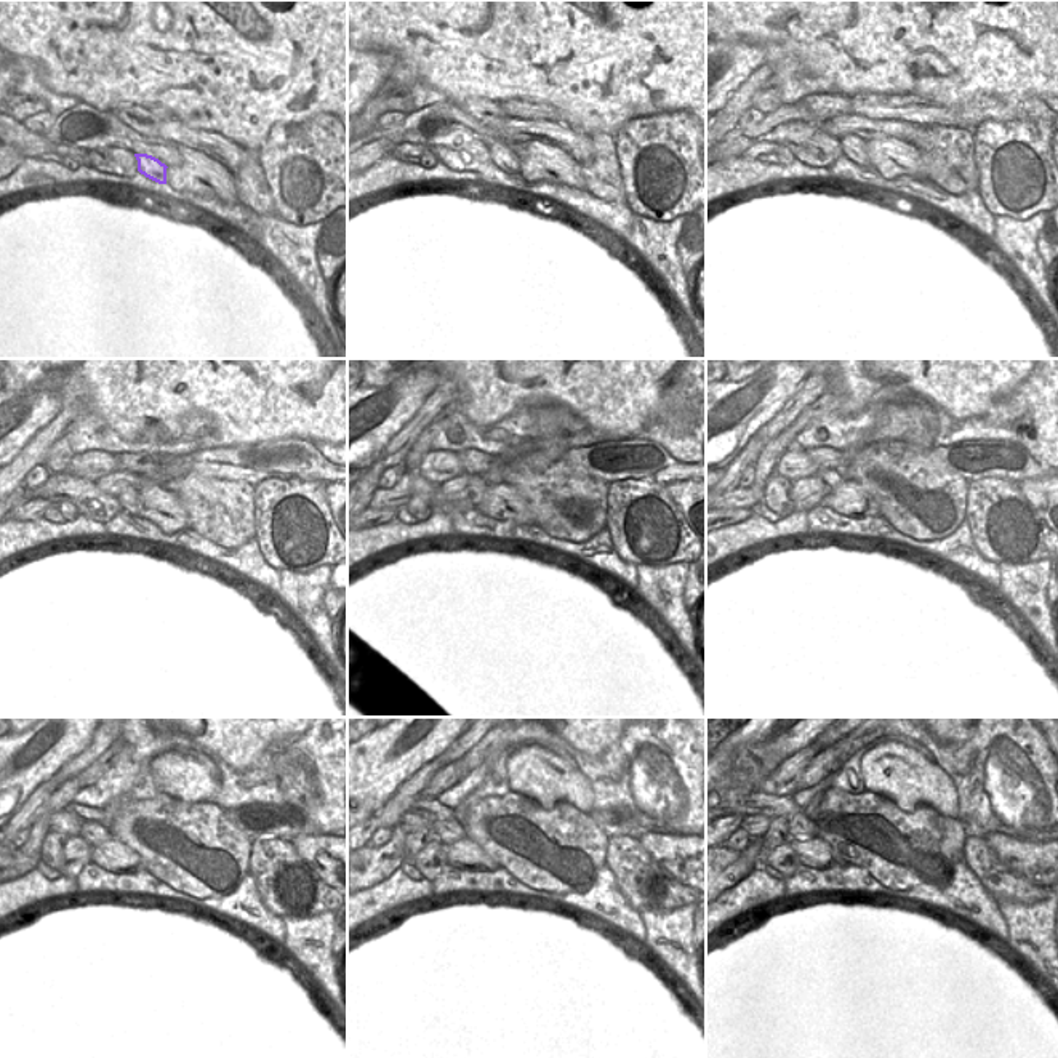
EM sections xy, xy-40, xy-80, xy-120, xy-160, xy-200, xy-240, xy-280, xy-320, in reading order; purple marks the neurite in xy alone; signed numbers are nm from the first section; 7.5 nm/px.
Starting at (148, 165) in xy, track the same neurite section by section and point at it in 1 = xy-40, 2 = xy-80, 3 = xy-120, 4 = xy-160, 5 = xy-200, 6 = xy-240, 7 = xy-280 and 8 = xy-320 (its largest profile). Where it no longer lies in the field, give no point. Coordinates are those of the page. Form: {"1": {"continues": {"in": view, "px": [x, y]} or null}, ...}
{"1": {"continues": {"in": "xy-40", "px": [501, 154]}}, "2": {"continues": {"in": "xy-80", "px": [853, 148]}}, "3": {"continues": {"in": "xy-120", "px": [128, 498]}}, "4": {"continues": {"in": "xy-160", "px": [476, 485]}}, "5": {"continues": {"in": "xy-200", "px": [829, 476]}}, "6": {"continues": {"in": "xy-240", "px": [93, 833]}}, "7": {"continues": {"in": "xy-280", "px": [447, 831]}}, "8": {"continues": {"in": "xy-320", "px": [801, 826]}}}

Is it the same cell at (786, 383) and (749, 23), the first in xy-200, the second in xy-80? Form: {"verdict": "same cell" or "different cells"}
{"verdict": "different cells"}

